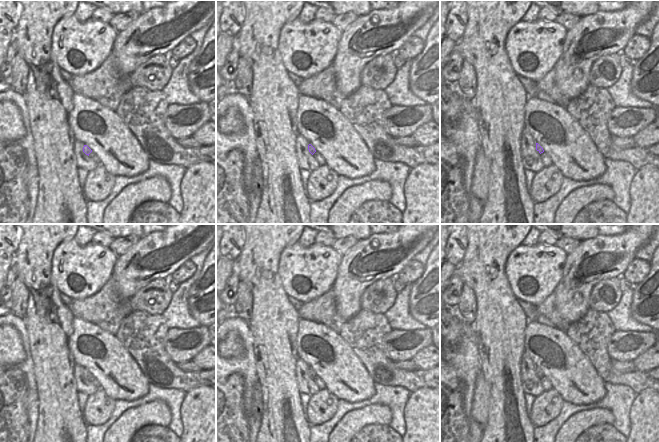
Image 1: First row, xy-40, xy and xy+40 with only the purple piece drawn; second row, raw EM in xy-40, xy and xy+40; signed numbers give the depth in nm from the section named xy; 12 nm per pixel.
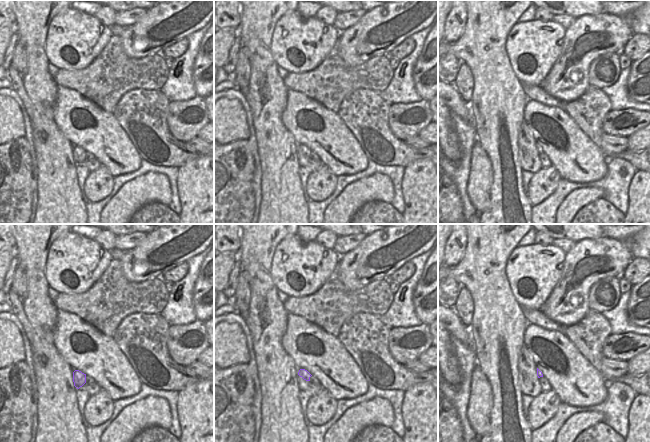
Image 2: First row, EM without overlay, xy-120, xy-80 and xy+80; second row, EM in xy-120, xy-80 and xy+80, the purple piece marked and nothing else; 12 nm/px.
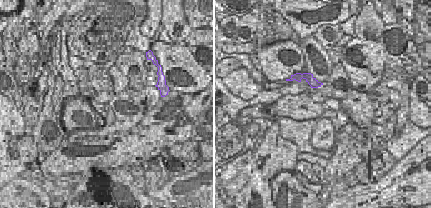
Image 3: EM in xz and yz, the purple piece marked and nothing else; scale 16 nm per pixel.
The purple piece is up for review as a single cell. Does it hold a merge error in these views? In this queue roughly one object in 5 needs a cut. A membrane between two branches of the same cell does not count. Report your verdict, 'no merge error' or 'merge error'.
no merge error

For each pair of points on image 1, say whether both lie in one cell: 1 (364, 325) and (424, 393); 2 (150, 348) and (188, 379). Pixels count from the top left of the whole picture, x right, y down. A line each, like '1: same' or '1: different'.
1: different
2: same

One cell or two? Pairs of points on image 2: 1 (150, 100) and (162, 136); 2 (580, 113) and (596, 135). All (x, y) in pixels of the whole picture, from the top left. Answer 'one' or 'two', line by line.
1: one
2: one

